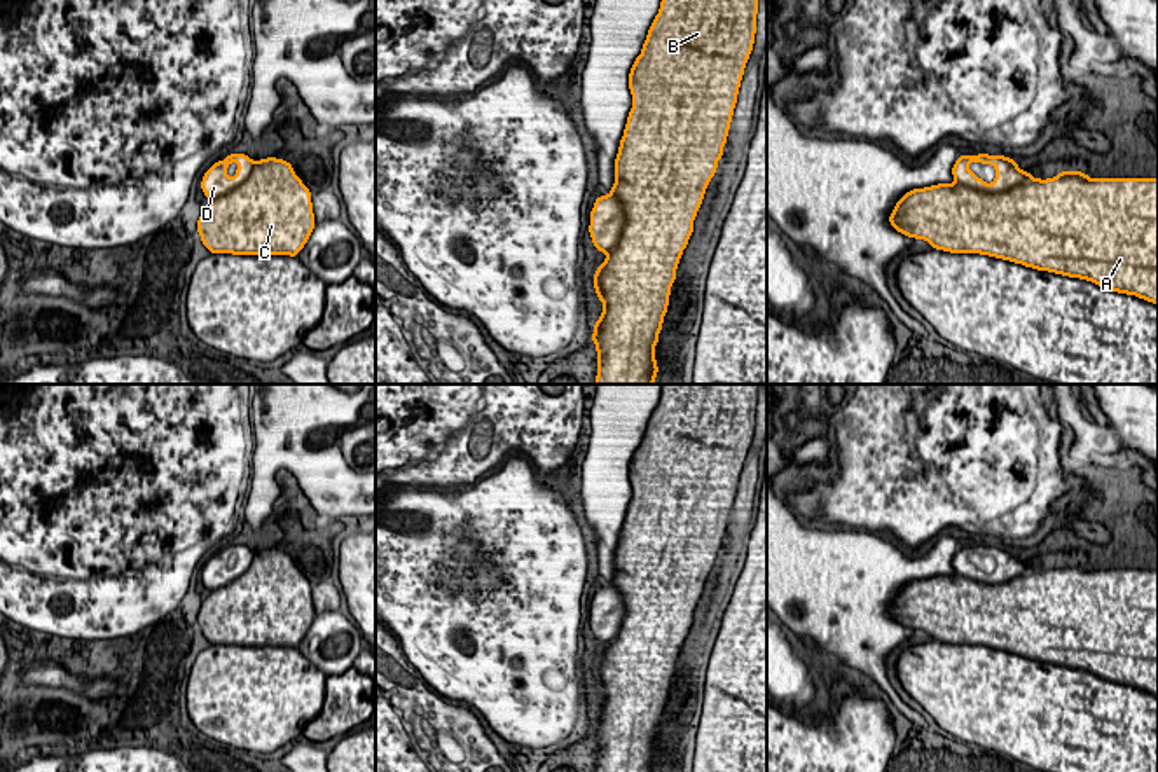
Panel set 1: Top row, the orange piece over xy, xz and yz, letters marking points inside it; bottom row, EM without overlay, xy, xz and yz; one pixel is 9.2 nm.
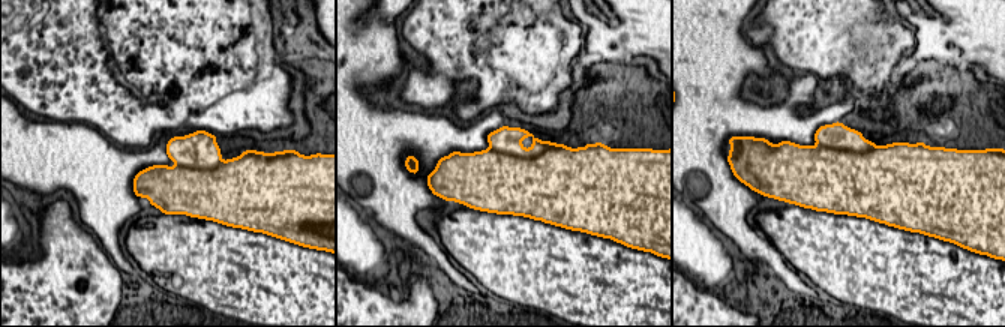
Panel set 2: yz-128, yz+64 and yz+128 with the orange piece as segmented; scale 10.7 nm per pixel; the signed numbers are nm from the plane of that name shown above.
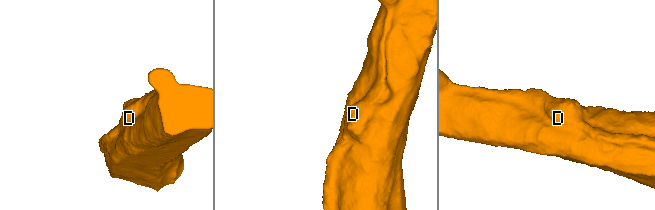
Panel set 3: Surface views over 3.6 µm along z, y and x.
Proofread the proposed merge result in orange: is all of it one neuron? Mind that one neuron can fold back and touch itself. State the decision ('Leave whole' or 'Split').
Split

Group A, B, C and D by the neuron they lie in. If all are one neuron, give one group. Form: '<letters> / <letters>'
A B C / D

